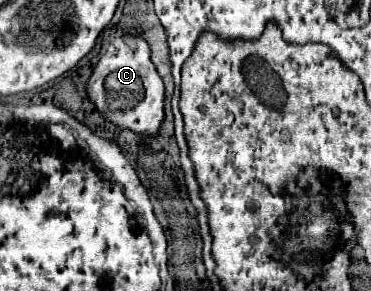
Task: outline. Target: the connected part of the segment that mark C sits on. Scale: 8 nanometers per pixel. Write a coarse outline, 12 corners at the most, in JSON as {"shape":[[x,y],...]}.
{"shape":[[115,38],[87,98],[113,126],[157,138],[165,86],[149,44]]}

